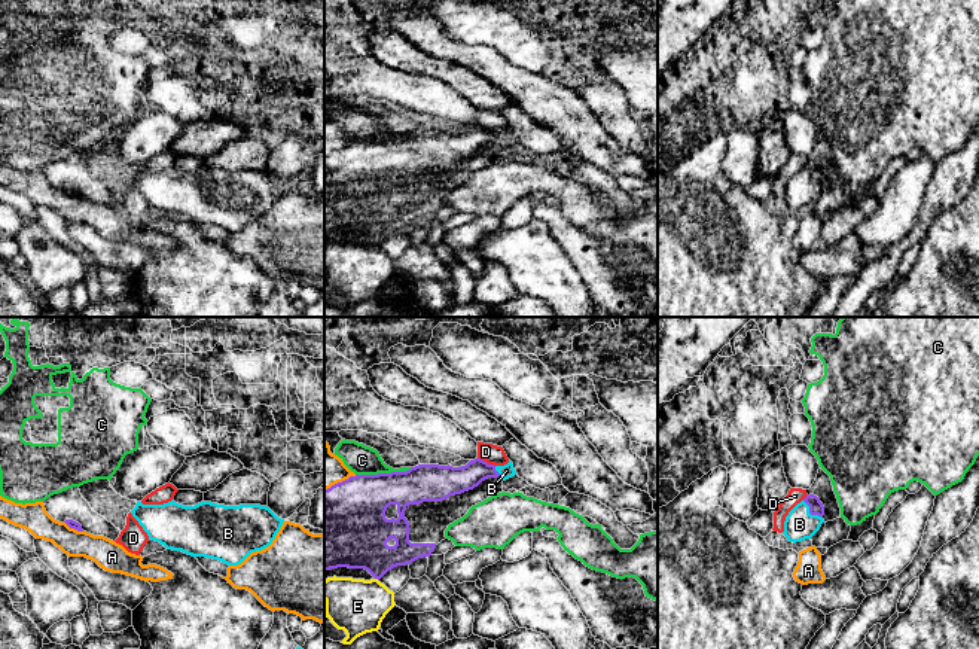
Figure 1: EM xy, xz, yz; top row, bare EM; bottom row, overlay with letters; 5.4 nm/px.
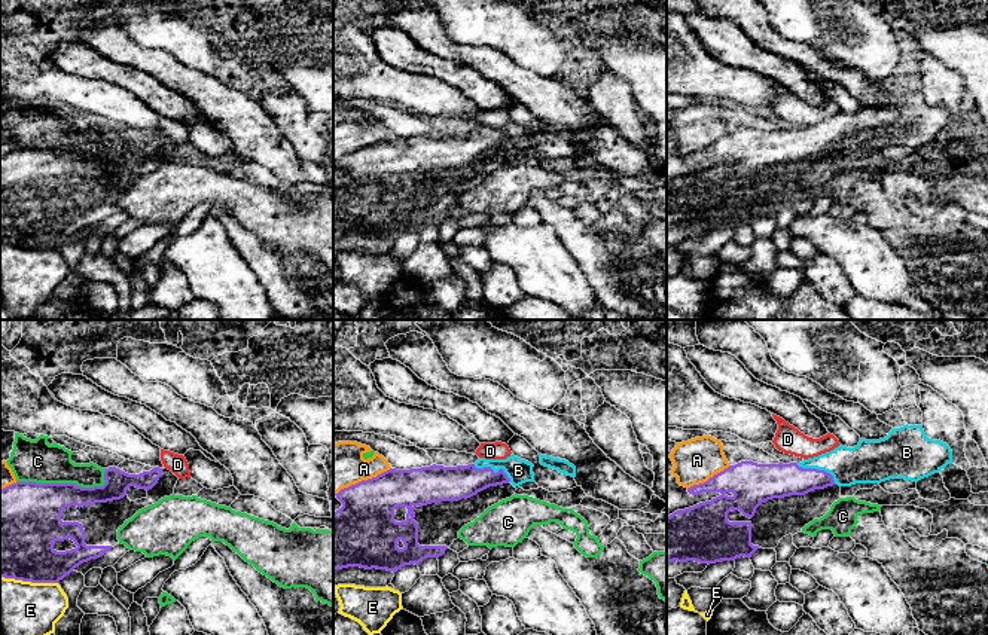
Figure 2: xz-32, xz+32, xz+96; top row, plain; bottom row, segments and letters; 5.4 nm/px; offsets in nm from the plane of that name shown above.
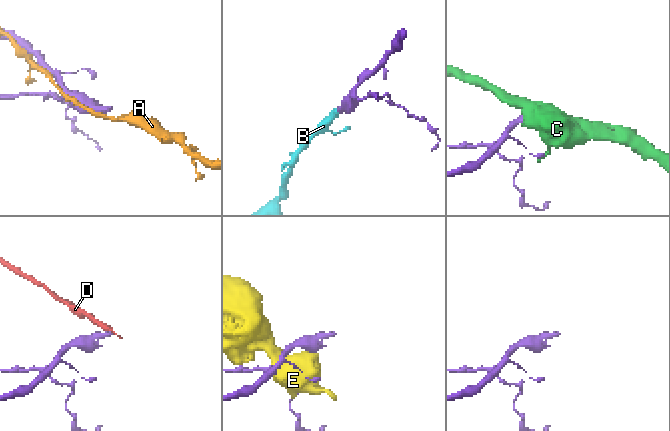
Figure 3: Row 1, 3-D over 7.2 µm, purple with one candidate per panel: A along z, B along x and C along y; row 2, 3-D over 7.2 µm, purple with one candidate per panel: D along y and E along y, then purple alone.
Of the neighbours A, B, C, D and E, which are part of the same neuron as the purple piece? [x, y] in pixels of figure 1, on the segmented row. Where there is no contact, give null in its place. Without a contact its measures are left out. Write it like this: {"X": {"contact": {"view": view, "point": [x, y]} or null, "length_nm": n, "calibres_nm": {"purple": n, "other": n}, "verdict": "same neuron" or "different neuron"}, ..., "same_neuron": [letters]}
{"A": {"contact": {"view": "xz", "point": [339, 483]}, "length_nm": 190, "calibres_nm": {"purple": 440, "other": 190}, "verdict": "different neuron"}, "B": {"contact": {"view": "yz", "point": [810, 512]}, "length_nm": 150, "calibres_nm": {"purple": 80, "other": 170}, "verdict": "same neuron"}, "C": {"contact": {"view": "xz", "point": [383, 474]}, "length_nm": 300, "calibres_nm": {"purple": 340, "other": 160}, "verdict": "different neuron"}, "D": {"contact": {"view": "xz", "point": [485, 462]}, "length_nm": 110, "calibres_nm": {"purple": 170, "other": 110}, "verdict": "different neuron"}, "E": {"contact": {"view": "xz", "point": [377, 578]}, "length_nm": 30, "calibres_nm": {"purple": 340, "other": 300}, "verdict": "different neuron"}, "same_neuron": ["B"]}

